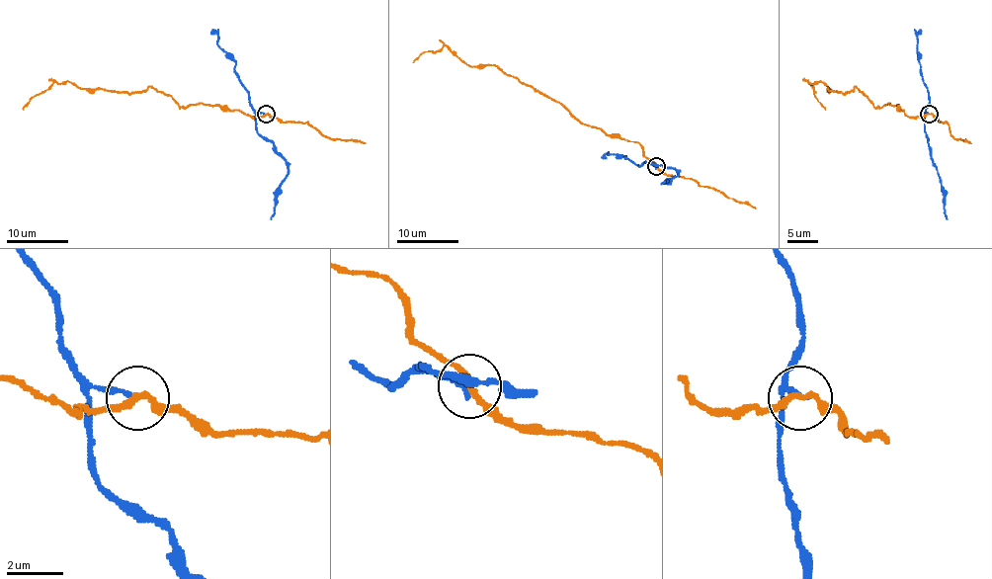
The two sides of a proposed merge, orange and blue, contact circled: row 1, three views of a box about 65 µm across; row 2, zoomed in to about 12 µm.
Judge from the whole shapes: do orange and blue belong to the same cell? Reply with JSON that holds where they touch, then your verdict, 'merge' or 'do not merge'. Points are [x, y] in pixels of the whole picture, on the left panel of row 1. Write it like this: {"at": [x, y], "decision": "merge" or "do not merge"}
{"at": [266, 114], "decision": "do not merge"}

